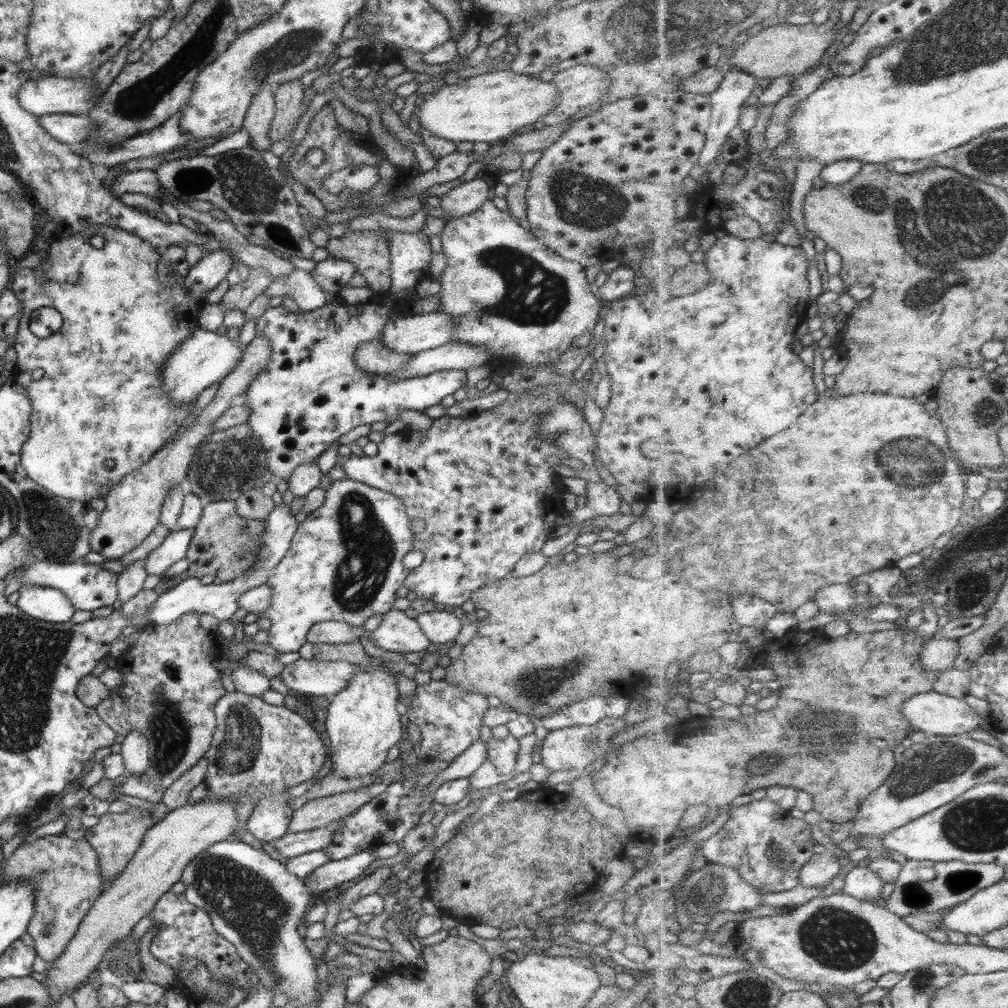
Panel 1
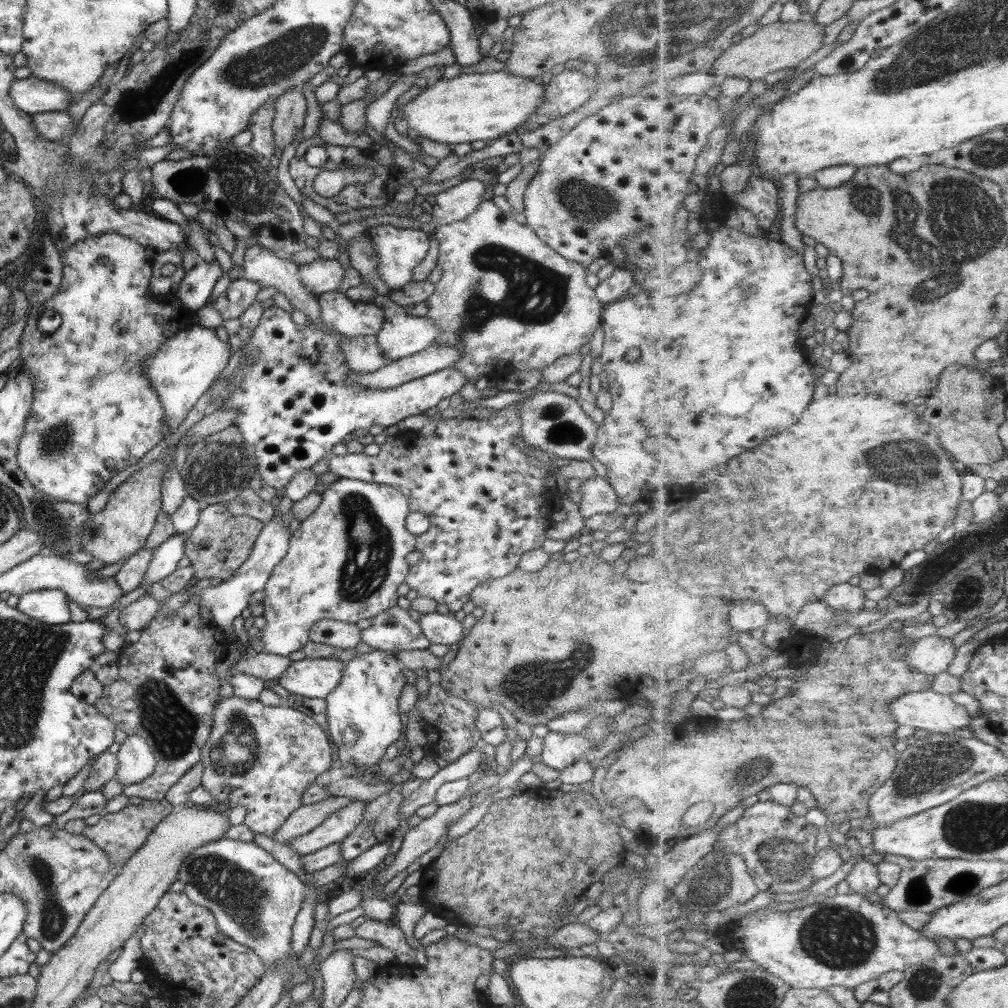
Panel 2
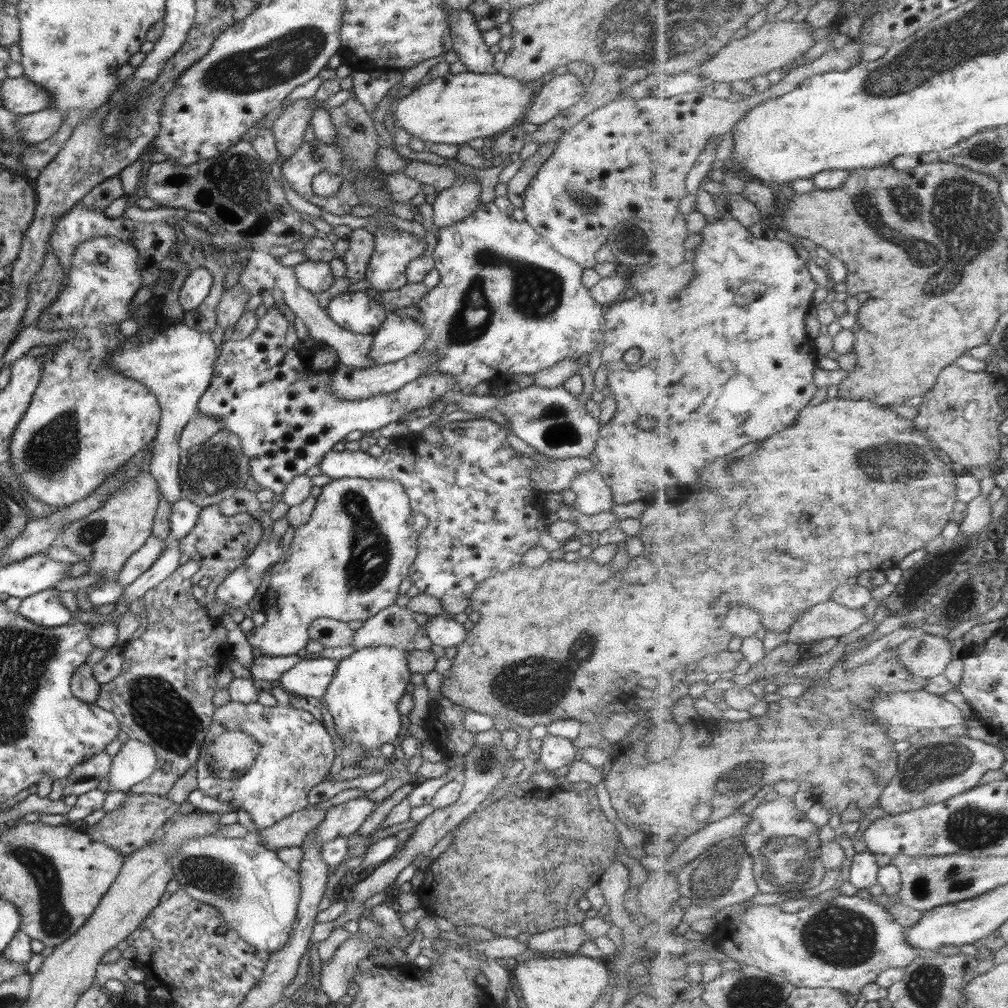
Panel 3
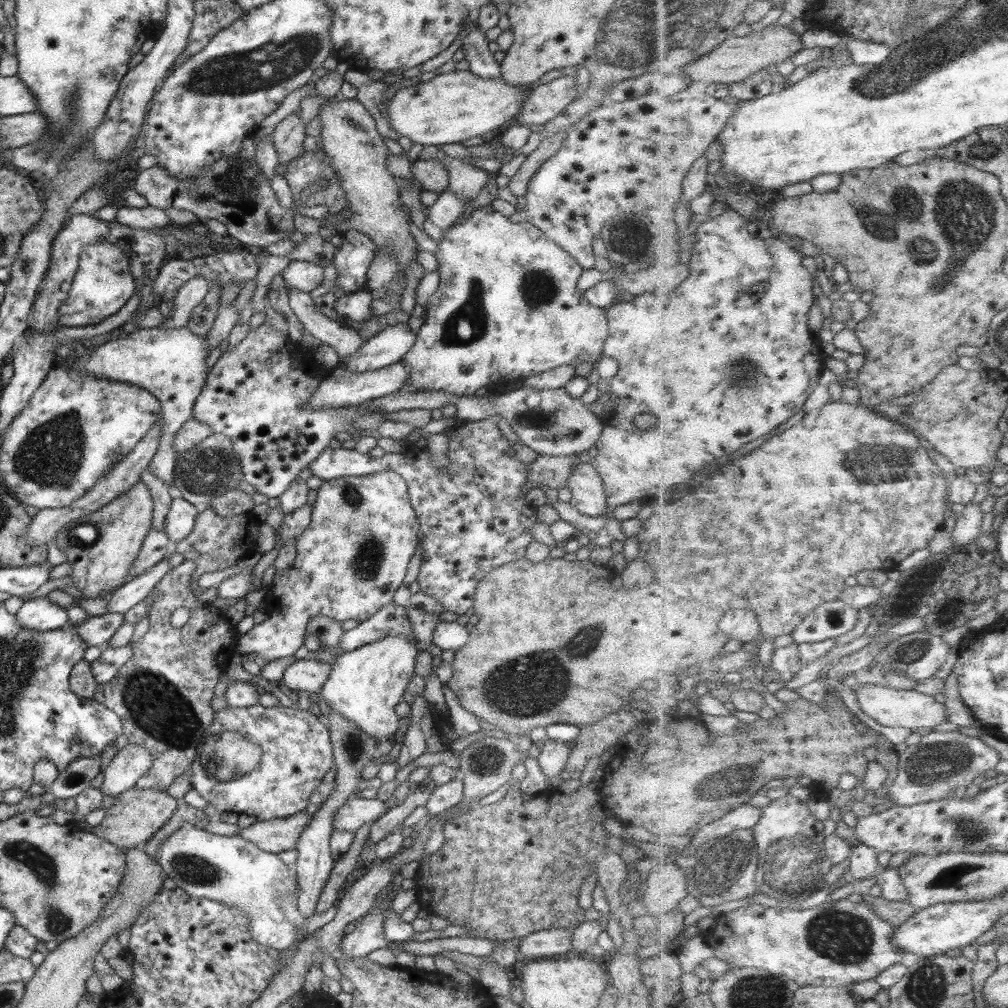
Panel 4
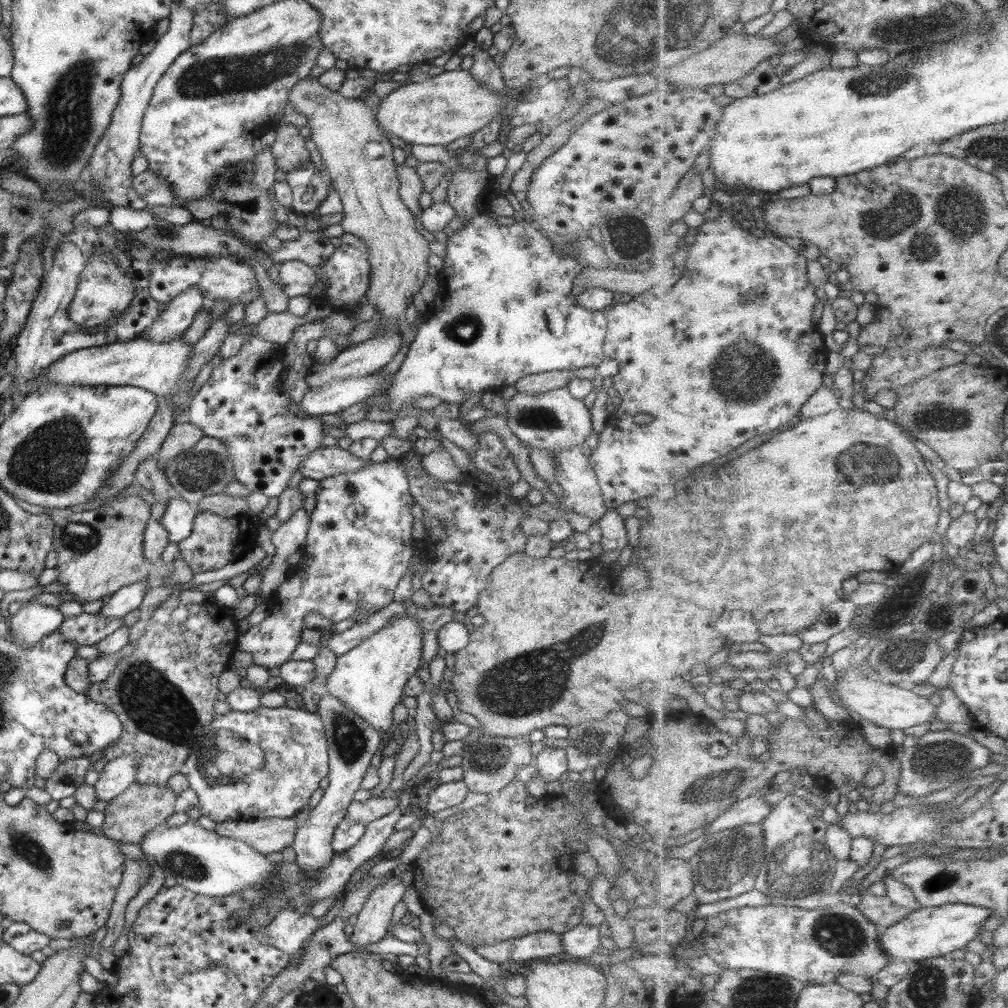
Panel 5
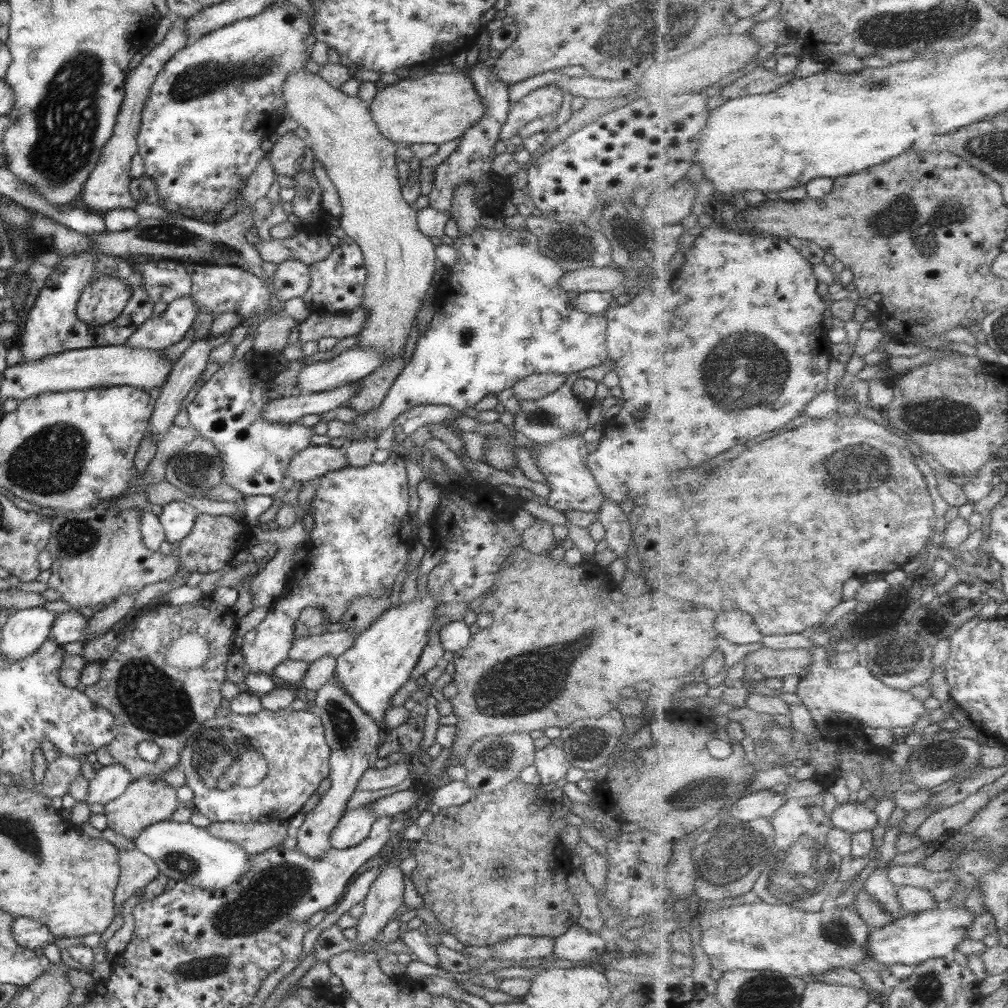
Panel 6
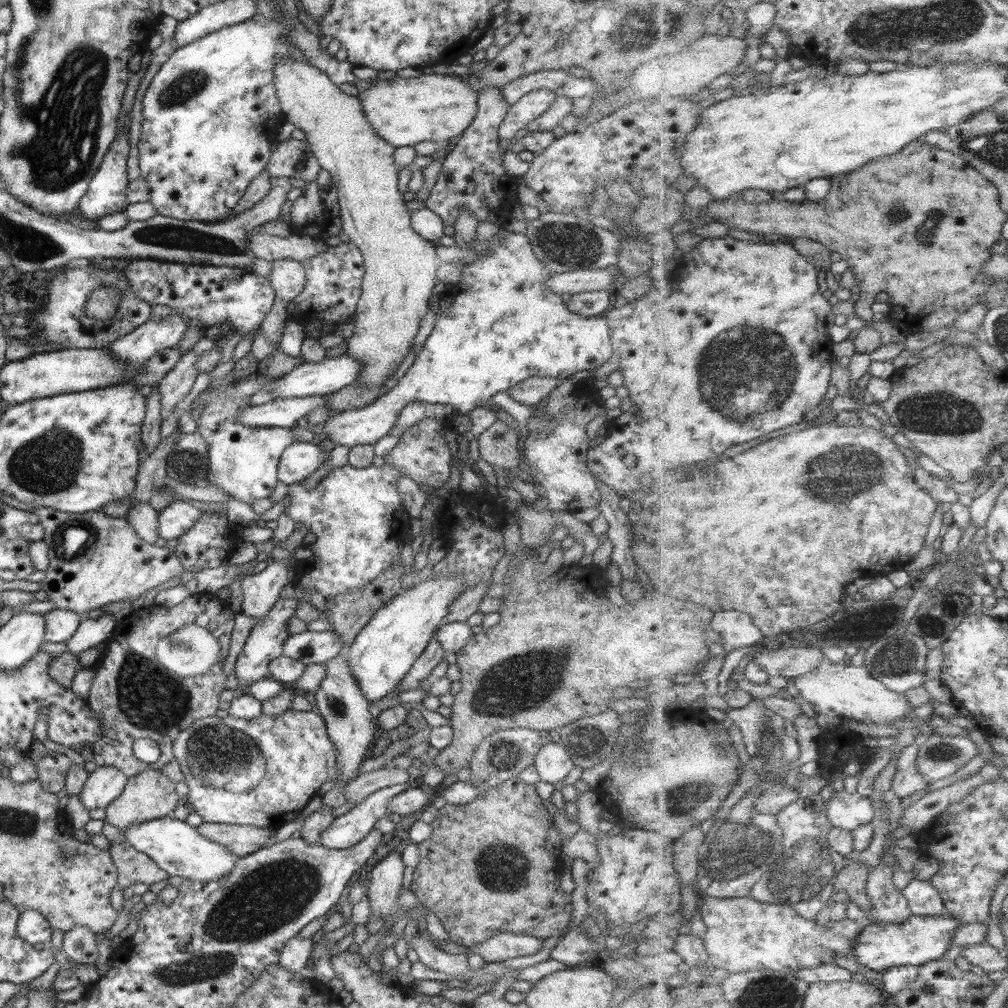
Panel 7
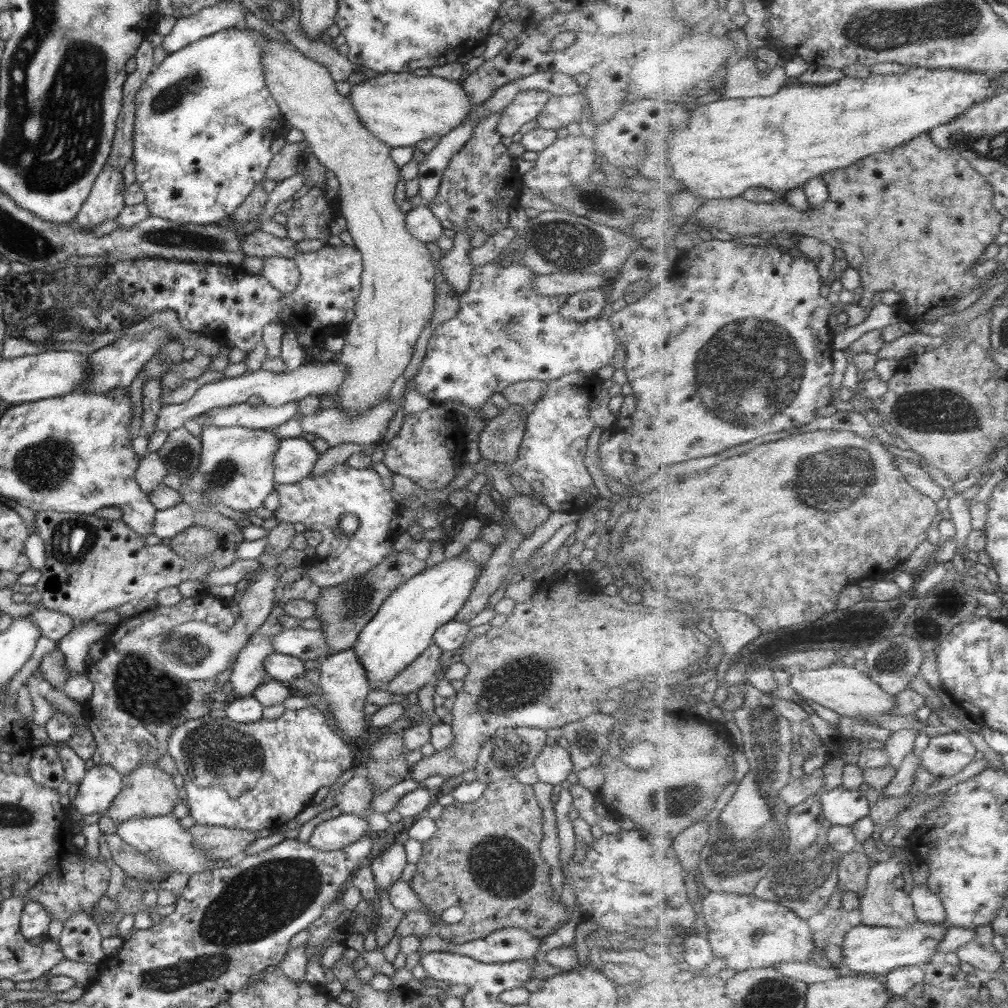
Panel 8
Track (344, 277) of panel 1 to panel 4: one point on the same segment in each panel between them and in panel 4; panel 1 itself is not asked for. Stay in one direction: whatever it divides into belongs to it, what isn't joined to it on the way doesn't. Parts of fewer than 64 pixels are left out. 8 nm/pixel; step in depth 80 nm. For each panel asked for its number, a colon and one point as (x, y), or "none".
2: (320, 276)
3: (314, 276)
4: (303, 276)

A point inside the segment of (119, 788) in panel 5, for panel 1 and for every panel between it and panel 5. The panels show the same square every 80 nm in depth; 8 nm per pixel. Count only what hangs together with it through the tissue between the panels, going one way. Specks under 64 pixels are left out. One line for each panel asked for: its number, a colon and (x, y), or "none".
1: (134, 749)
2: (135, 760)
3: (135, 761)
4: (130, 762)

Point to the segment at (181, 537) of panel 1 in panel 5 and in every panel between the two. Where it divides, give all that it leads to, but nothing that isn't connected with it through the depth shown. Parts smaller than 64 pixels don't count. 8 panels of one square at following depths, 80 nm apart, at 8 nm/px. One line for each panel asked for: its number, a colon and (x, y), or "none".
2: (164, 558)
3: (166, 562)
4: (135, 589)
5: (127, 598)

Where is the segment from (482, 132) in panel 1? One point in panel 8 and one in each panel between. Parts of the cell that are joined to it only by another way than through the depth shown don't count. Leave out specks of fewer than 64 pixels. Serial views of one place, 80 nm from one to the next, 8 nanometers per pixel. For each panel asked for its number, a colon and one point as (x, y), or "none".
2: (481, 106)
3: (453, 109)
4: (451, 107)
5: (450, 105)
6: (435, 108)
7: (403, 111)
8: (400, 109)

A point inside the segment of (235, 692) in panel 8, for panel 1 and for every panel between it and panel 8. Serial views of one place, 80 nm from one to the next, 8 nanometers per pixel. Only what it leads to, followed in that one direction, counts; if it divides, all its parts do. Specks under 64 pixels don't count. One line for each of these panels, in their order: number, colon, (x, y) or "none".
1: (343, 563)
2: (344, 562)
3: (345, 563)
4: (351, 558)
5: (358, 544)
6: (359, 542)
7: (265, 639)

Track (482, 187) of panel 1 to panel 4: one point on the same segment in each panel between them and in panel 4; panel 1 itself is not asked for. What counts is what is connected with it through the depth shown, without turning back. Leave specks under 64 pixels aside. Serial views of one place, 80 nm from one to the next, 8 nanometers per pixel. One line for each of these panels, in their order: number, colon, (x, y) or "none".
2: (455, 203)
3: (453, 204)
4: (447, 207)

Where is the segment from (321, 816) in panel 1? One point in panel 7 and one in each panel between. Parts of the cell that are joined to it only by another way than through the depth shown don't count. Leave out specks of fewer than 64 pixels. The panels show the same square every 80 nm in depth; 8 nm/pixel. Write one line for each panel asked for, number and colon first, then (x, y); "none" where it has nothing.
2: (305, 818)
3: (291, 831)
4: (274, 836)
5: (269, 836)
6: (254, 838)
7: (240, 840)

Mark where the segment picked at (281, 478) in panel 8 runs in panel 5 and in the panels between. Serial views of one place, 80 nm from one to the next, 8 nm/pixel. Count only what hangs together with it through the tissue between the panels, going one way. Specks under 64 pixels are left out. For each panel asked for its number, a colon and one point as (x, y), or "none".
5: (324, 462)
6: (312, 462)
7: (300, 459)

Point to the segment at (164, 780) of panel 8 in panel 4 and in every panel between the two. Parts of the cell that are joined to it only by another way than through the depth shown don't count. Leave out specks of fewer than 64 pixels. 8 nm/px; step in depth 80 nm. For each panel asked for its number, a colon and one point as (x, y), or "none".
4: (135, 816)
5: (140, 809)
6: (146, 801)
7: (150, 795)

